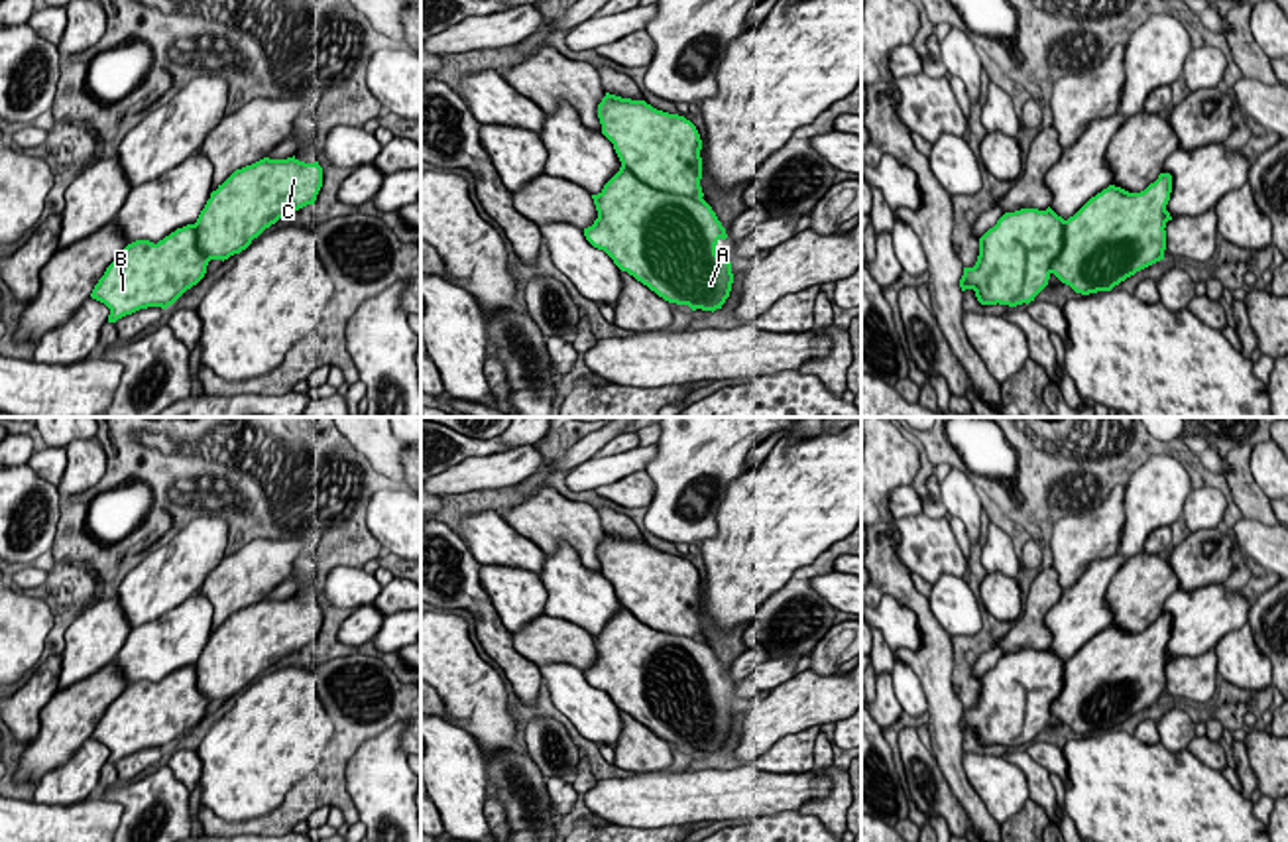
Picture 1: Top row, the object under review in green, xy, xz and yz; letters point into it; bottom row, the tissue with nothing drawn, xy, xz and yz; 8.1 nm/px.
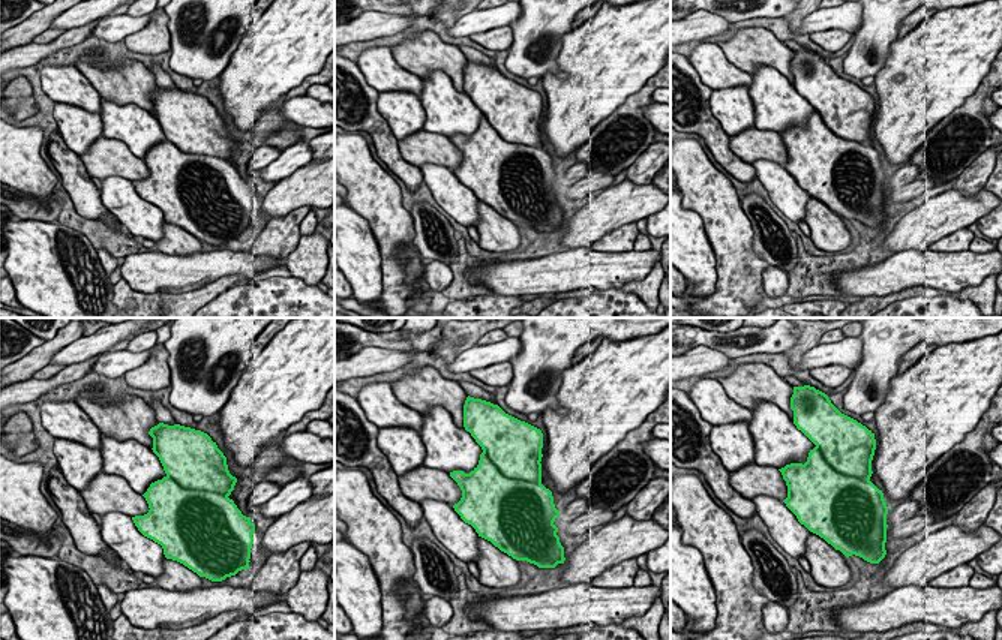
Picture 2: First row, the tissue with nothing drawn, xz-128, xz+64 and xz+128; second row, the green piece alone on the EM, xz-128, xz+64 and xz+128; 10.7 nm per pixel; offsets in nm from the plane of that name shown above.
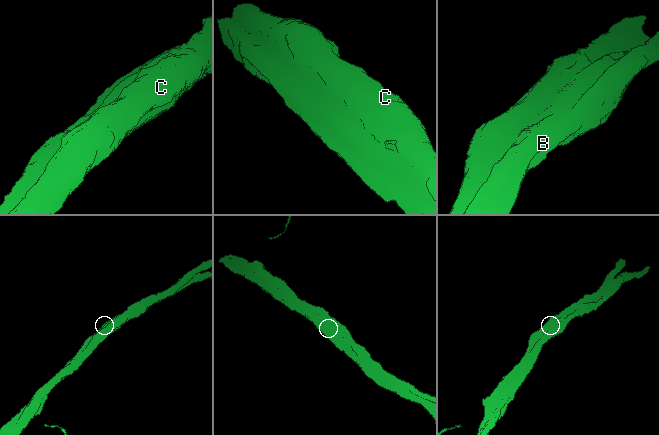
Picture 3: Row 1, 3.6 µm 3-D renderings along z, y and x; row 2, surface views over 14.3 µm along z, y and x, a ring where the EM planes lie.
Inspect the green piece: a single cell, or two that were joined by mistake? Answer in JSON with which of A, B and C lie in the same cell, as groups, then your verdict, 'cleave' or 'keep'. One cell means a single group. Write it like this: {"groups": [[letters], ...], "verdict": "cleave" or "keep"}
{"groups": [["A", "B"], ["C"]], "verdict": "cleave"}

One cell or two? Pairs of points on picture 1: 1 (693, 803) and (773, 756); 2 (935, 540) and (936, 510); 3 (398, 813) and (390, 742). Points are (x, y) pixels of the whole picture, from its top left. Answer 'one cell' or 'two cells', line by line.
1: two cells
2: two cells
3: one cell

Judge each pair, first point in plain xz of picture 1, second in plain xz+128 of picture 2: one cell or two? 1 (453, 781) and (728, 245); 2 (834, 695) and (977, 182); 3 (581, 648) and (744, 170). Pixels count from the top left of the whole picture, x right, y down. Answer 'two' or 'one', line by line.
1: two
2: two
3: two

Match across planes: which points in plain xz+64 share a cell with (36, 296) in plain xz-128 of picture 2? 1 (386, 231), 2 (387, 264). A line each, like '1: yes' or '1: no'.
1: no
2: no

